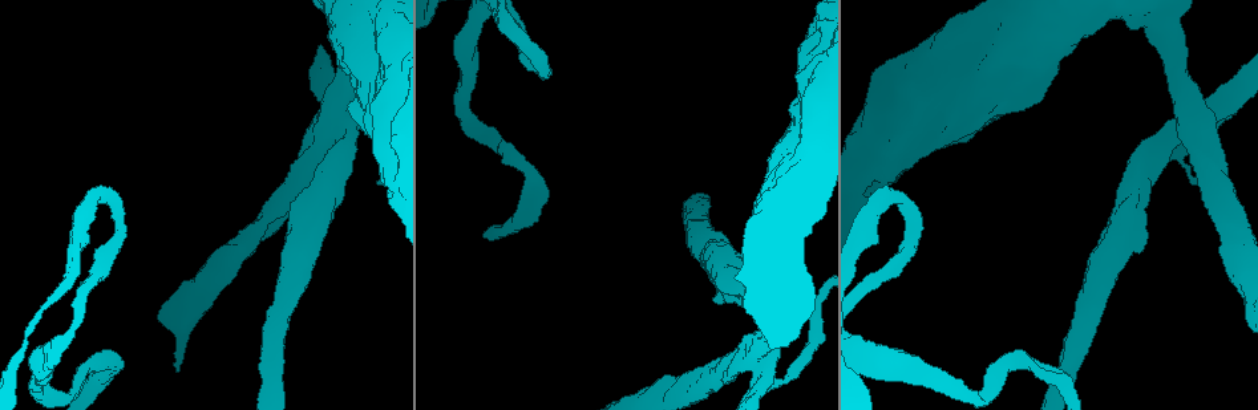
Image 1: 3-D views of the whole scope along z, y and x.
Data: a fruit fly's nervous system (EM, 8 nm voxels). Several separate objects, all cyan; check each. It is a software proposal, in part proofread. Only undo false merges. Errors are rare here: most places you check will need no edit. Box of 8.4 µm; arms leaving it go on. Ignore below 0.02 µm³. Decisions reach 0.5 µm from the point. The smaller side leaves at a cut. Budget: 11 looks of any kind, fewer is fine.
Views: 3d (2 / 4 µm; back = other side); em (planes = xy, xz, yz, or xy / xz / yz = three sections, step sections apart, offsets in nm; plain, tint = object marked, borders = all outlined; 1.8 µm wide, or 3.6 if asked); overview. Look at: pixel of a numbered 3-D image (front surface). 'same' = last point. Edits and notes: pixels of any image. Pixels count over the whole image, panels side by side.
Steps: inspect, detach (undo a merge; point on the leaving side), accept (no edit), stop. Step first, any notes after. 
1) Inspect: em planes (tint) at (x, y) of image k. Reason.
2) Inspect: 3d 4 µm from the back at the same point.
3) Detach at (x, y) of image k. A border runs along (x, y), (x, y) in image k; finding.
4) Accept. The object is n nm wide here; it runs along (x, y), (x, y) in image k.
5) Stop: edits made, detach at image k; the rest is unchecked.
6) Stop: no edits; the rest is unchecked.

Inspect: 3d 4 µm at (955, 121) of image 1. Thick turns thin.

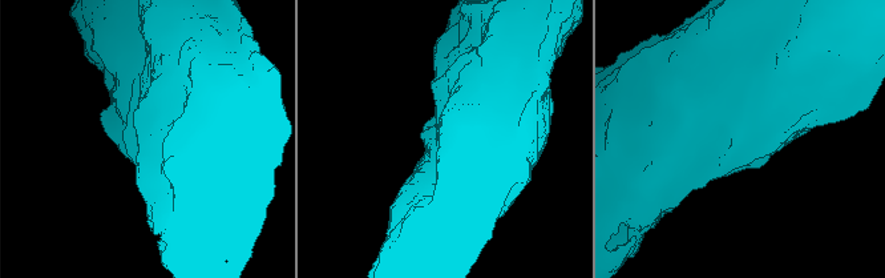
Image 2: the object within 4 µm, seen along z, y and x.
Inspect: em yz step 8 (borders) at (742, 139) of image 2.

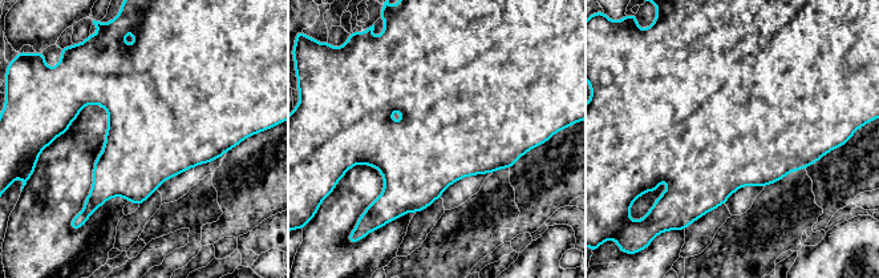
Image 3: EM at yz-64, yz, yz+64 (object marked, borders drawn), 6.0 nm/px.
Inspect: em planes (borders) at the same point. Cut it another way.

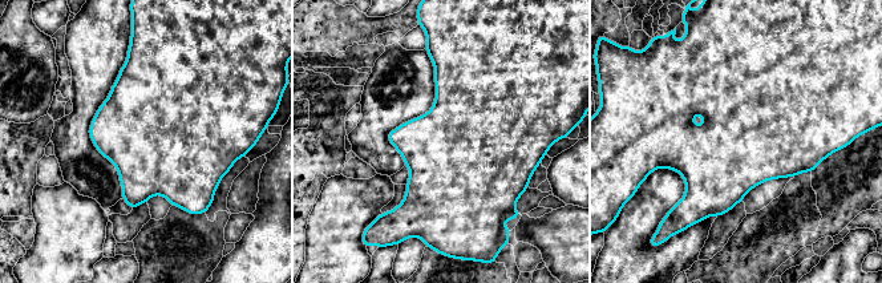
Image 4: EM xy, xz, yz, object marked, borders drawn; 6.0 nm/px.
Accept. Continuous, no second neuron.

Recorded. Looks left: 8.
Inspect: em planes (plain) at (529, 182) of image 1. Abrupt turn.

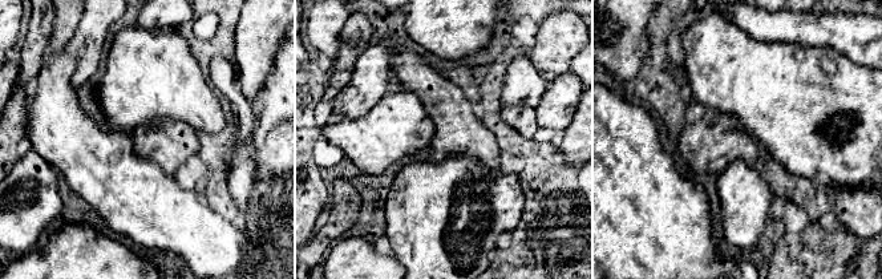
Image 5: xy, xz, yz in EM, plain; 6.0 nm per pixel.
Inspect: em planes (tint) at the same point.

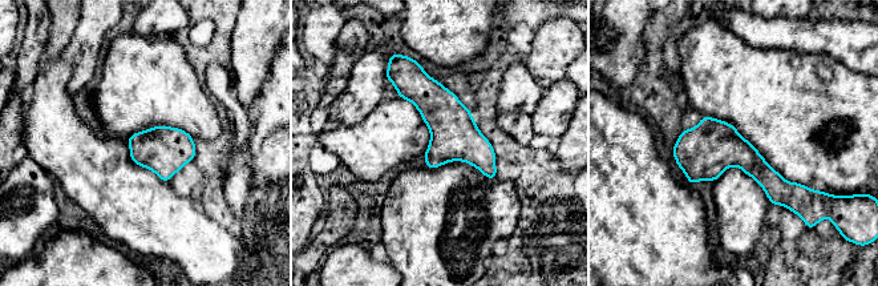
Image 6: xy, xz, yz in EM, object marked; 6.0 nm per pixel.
Accept. It runs along (420, 71), (420, 88), (492, 174) in image 6; one neuron here.

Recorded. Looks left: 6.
Inspect: em 3.6 µm planes (tint) at (389, 192) of image 1. Abrupt turn.

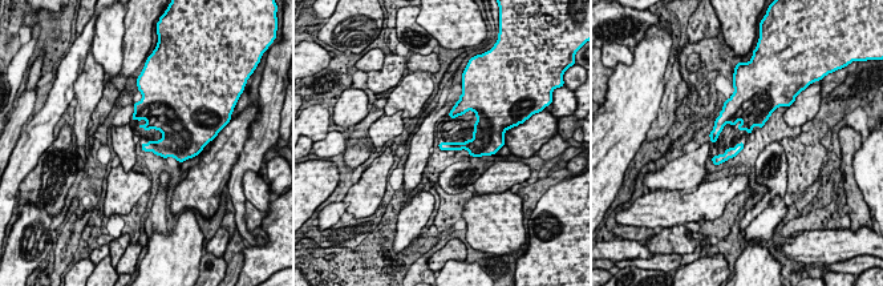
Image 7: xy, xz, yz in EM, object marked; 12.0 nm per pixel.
Accept. It runs along (740, 146), (716, 161) in image 7; one neuron here.

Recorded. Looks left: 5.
Inspect: em 3.6 µm yz step 8 (tint) at (343, 124) of image 1. Four-way junction.

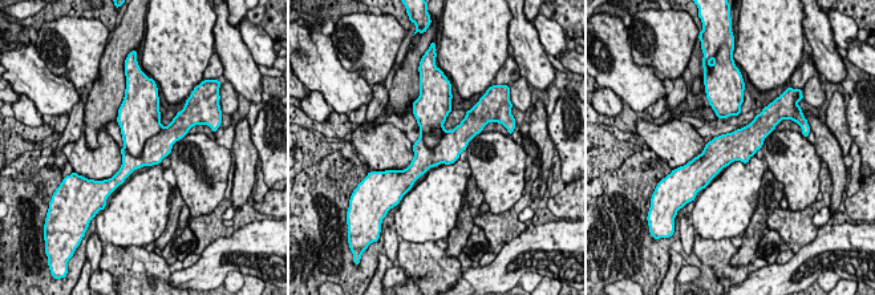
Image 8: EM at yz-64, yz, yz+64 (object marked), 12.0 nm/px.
Detach at (158, 146) of image 8. The object is 380 nm wide here; a border runs along (163, 128), (137, 157), (124, 148) in image 8; two neurons meet here.

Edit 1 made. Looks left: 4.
Stop: edits made, detach at image 8; the rest is unchecked.

